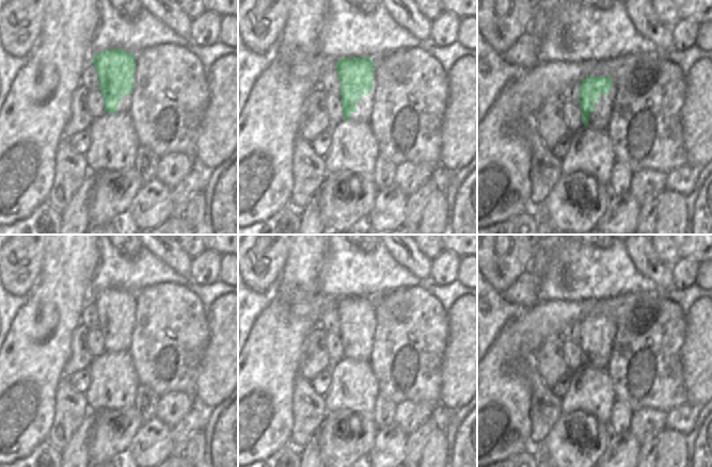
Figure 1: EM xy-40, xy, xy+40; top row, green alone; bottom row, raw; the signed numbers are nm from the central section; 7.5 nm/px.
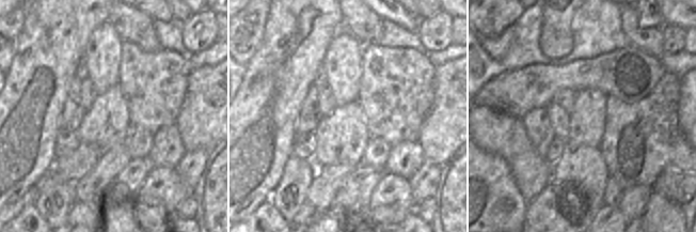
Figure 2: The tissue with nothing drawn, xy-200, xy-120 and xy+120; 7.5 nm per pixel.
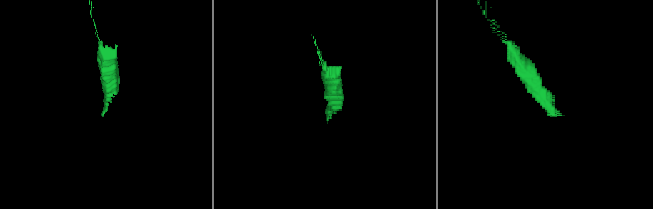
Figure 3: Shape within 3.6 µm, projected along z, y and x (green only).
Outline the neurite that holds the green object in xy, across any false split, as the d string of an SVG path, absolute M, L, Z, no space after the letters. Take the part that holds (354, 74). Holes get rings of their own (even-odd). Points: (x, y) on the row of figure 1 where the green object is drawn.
M344 58L335 65L341 82L343 116L351 119L351 113L358 112L355 101L362 101L360 96L367 96L373 88L375 62L369 58Z

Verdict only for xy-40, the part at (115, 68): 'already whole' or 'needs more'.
already whole

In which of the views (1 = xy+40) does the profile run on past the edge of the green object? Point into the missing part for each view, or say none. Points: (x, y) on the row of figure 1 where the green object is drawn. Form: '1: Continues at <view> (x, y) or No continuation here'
1: No continuation here

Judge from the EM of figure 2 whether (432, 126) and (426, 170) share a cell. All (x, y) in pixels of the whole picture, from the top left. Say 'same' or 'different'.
different

